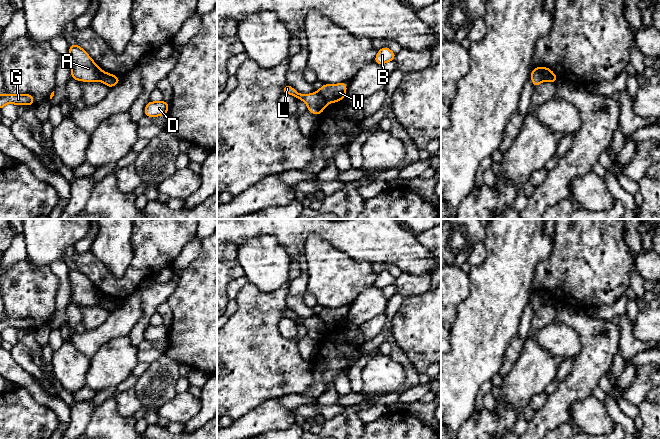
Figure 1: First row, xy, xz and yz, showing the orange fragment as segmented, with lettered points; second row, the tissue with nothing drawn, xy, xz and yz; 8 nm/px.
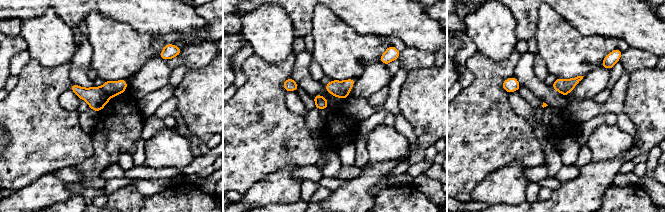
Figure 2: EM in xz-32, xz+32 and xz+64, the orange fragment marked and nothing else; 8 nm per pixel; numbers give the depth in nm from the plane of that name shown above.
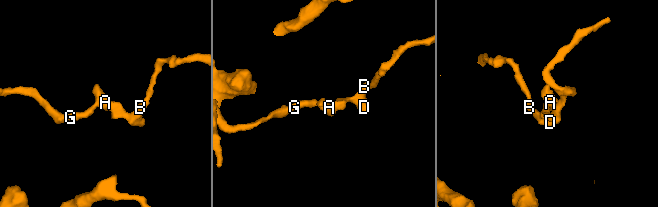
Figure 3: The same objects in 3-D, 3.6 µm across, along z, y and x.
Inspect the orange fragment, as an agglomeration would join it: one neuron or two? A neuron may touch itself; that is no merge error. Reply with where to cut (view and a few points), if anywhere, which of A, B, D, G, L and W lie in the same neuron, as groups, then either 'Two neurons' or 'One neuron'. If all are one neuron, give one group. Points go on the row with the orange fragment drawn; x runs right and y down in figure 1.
Split along yz (537, 67), (540, 76), (544, 80). Groups: A G L / B D W. Two neurons

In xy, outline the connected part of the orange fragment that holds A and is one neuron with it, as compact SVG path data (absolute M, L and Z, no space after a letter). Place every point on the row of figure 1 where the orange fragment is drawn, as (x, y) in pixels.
M77 44L69 45L69 56L71 59L71 79L83 82L99 80L102 69L83 48Z

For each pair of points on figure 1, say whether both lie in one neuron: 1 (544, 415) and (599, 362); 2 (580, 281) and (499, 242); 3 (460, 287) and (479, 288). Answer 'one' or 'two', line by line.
1: one
2: two
3: two

